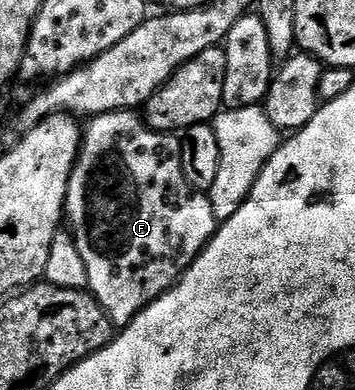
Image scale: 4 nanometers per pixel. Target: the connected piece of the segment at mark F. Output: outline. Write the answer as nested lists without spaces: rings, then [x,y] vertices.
[[[125,111],[123,113],[101,113],[99,117],[91,118],[87,122],[80,139],[80,154],[70,175],[70,183],[66,191],[66,203],[64,204],[66,214],[66,225],[76,240],[78,255],[82,255],[82,261],[86,263],[86,275],[88,276],[87,292],[95,297],[106,311],[106,315],[112,321],[113,326],[123,327],[129,325],[132,320],[140,314],[150,303],[159,301],[164,293],[171,293],[175,290],[176,283],[180,276],[196,262],[198,255],[212,242],[216,236],[218,222],[211,206],[209,194],[204,191],[197,191],[186,183],[182,171],[182,147],[180,137],[171,133],[159,133],[158,130],[148,126],[148,122],[136,111]]]

